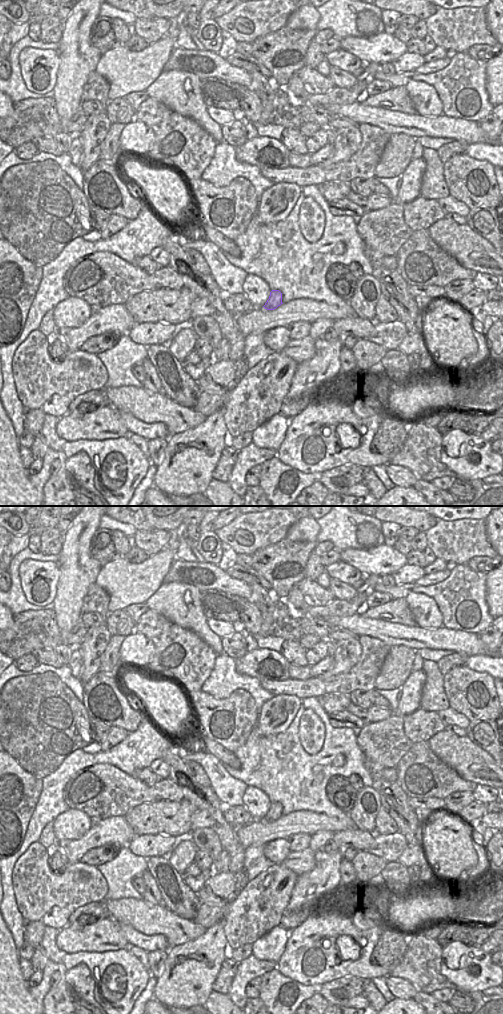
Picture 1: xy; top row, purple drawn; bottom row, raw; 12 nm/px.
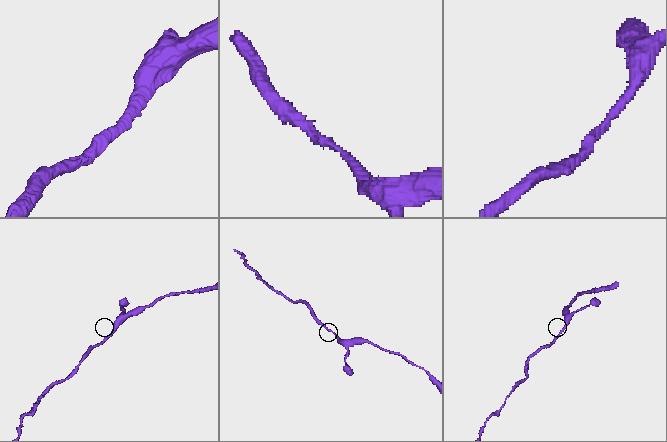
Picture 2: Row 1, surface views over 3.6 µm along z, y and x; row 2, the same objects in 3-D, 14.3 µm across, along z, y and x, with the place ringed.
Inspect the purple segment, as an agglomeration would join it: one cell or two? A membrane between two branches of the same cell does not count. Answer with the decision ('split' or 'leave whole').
leave whole

